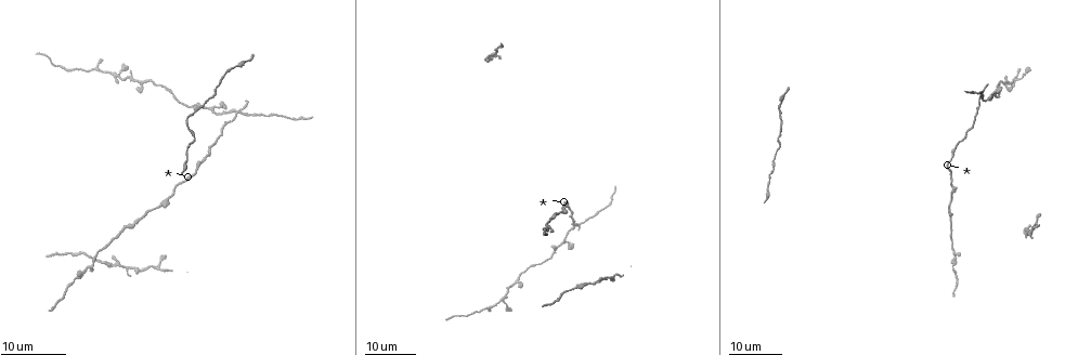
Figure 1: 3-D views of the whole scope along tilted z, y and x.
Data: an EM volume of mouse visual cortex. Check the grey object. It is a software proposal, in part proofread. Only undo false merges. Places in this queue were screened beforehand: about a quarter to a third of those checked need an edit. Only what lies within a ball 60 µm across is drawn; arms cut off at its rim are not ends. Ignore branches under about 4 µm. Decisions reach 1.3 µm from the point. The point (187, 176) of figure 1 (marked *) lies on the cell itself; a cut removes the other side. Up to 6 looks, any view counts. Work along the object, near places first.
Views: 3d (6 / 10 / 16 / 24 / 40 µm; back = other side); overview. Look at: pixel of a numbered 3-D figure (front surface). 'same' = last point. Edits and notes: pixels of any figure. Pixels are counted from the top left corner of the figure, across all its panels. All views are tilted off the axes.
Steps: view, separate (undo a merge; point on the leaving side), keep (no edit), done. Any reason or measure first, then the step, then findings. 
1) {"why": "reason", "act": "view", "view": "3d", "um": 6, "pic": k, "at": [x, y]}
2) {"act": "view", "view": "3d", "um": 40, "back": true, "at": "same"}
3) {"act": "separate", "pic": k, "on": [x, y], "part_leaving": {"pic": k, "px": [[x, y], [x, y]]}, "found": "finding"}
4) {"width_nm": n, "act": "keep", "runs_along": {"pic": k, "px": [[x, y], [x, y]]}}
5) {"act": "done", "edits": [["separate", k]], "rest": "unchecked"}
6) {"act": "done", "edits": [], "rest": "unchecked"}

{"why": "looks like a crossing", "act": "view", "view": "3d", "um": 24, "pic": 1, "at": [234, 109]}

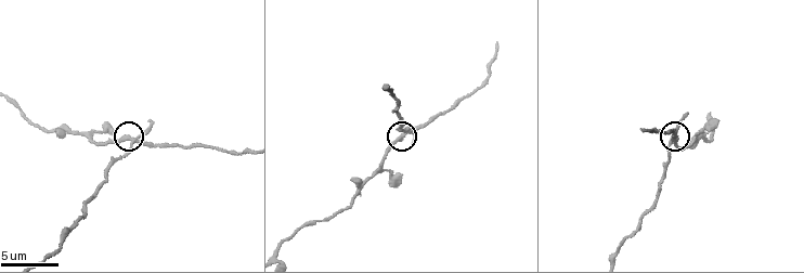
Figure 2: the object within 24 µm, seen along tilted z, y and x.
{"act": "view", "view": "3d", "um": 6, "pic": 2, "at": [405, 137]}

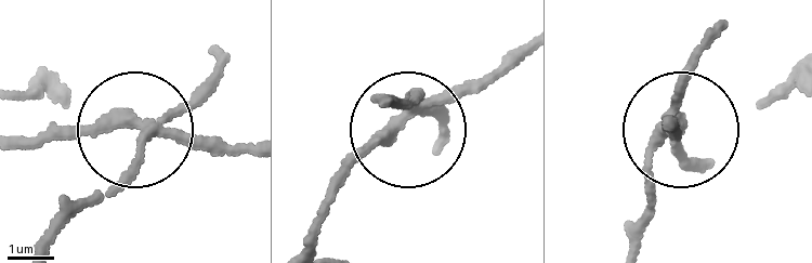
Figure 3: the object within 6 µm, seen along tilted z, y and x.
{"width_nm": 230, "act": "separate", "pic": 3, "on": [217, 155], "found": "a second cell is stuck on"}

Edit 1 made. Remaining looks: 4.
{"why": "thick turns thin", "act": "view", "view": "3d", "um": 16, "pic": 1, "at": [85, 267]}

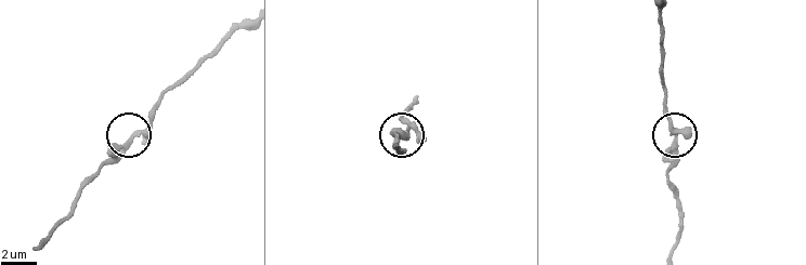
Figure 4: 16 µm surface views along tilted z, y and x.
{"act": "view", "view": "3d", "um": 6, "pic": 4, "at": [131, 138]}

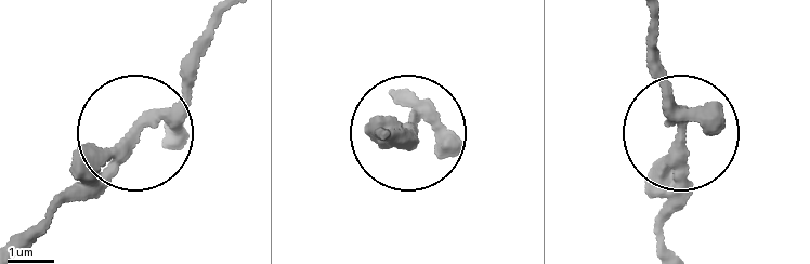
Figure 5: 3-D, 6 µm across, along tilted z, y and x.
{"act": "keep", "runs_along": {"pic": 5, "px": [[214, 25], [191, 82], [53, 202]]}, "found": "one cell here"}

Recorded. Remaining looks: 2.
{"act": "view", "view": "3d", "um": 16, "pic": 1, "at": [125, 229]}

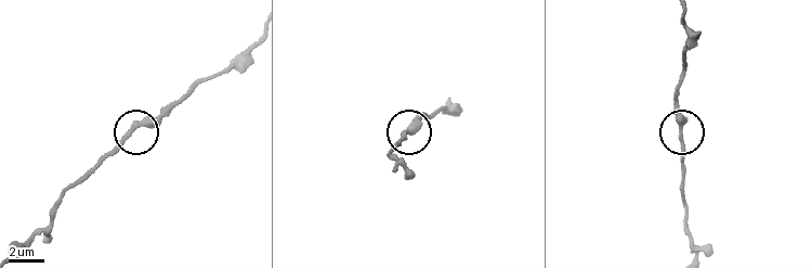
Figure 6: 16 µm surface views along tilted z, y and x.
{"act": "view", "view": "3d", "um": 10, "pic": 6, "at": [680, 129]}

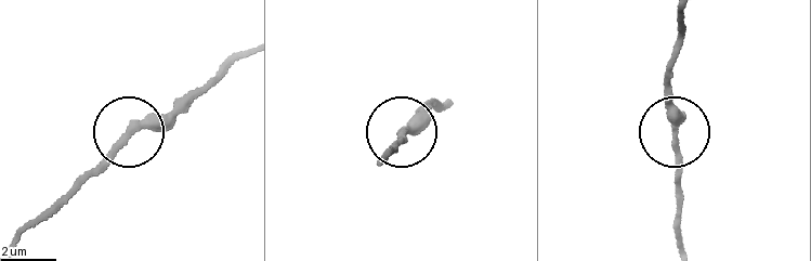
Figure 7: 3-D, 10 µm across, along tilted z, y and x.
{"act": "keep", "runs_along": {"pic": 7, "px": [[680, 13], [665, 73], [677, 184]]}, "found": "one cell here"}

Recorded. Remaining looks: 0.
{"act": "done", "edits": [["separate", 3]], "rest": "unchecked"}

